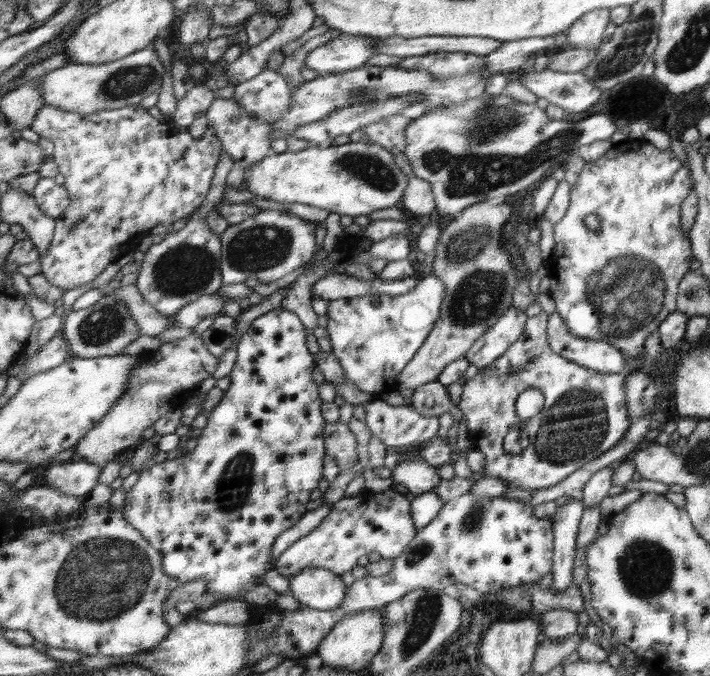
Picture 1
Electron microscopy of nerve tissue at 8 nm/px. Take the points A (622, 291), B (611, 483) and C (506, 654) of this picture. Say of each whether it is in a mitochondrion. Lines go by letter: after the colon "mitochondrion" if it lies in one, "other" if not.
A: mitochondrion
B: other
C: other

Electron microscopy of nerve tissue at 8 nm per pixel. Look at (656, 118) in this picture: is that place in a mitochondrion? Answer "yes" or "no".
no

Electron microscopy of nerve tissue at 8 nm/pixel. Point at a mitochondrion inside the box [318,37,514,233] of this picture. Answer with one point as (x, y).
(370, 169)

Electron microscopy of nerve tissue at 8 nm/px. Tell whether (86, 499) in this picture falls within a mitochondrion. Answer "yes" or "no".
no

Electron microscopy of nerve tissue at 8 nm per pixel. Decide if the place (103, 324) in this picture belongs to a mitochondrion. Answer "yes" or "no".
yes

